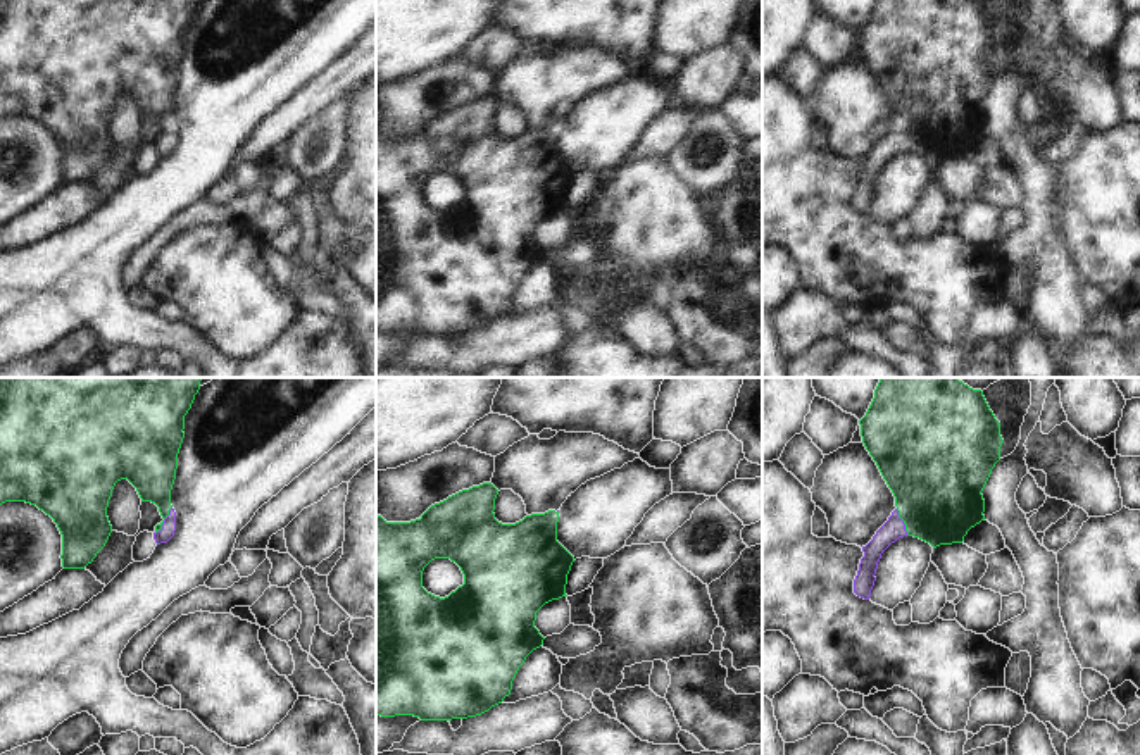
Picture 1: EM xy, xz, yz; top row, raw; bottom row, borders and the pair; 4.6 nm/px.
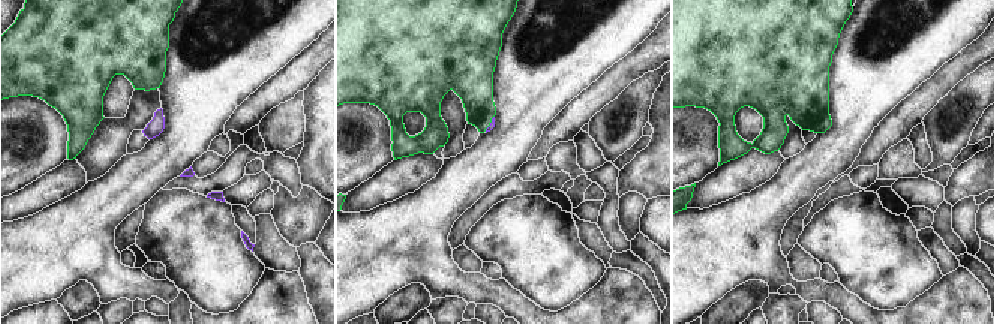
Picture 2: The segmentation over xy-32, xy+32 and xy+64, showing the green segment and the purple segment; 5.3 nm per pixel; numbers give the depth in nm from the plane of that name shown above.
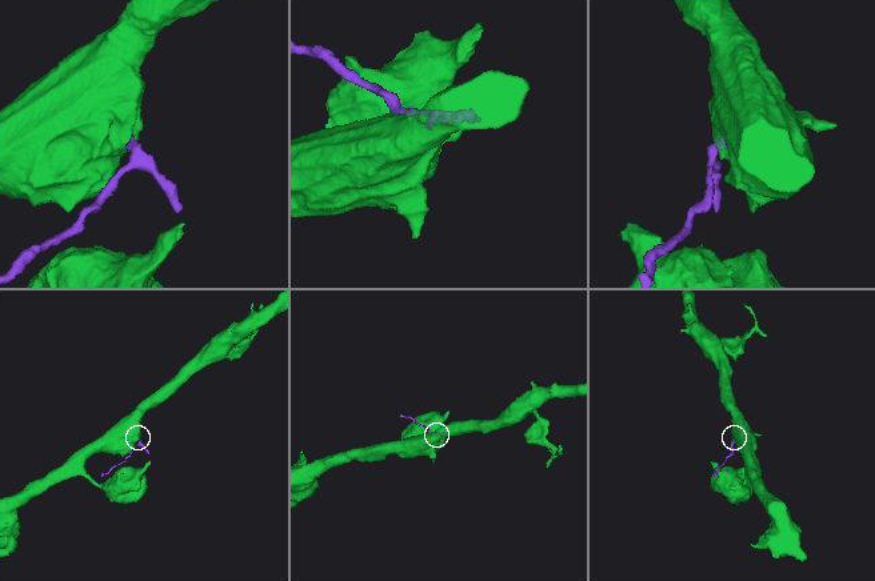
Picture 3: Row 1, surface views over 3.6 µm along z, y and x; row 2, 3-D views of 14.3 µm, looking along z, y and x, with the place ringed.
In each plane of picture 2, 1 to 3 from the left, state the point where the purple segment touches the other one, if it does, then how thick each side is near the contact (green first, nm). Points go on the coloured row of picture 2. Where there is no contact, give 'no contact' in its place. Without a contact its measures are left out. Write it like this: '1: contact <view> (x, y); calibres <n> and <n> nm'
1: no contact
2: contact xy+32 (491, 122); calibres 220 and 30 nm
3: no contact

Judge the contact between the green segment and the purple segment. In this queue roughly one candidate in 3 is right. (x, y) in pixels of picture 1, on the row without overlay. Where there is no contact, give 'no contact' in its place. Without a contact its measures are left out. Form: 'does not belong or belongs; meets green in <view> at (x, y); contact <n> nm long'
belongs; meets green in yz at (904, 137); contact 140 nm long

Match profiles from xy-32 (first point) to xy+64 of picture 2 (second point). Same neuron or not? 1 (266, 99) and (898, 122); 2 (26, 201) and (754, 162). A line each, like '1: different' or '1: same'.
1: same
2: same

